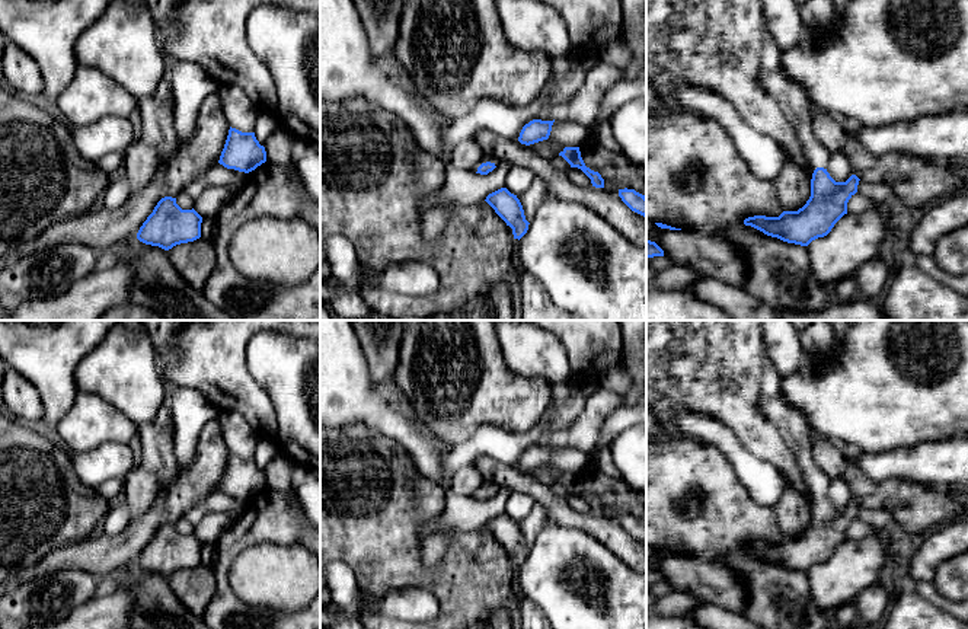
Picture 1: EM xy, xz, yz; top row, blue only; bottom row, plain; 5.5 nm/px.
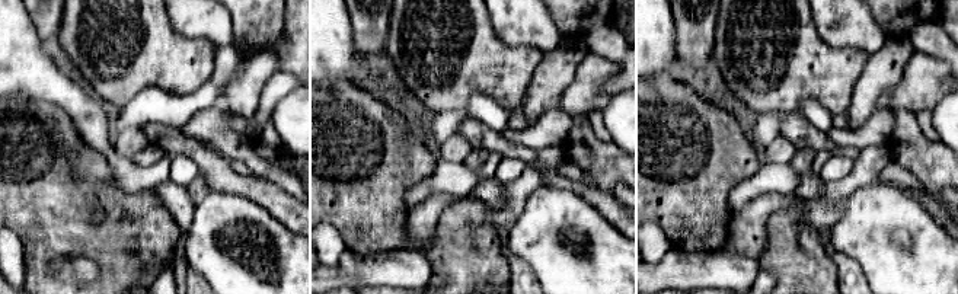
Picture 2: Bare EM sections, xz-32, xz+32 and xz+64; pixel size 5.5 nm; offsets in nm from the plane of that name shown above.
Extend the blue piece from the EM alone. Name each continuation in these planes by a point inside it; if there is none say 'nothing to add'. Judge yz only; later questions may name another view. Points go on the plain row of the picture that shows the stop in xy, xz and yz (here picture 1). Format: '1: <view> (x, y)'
1: yz (792, 424)

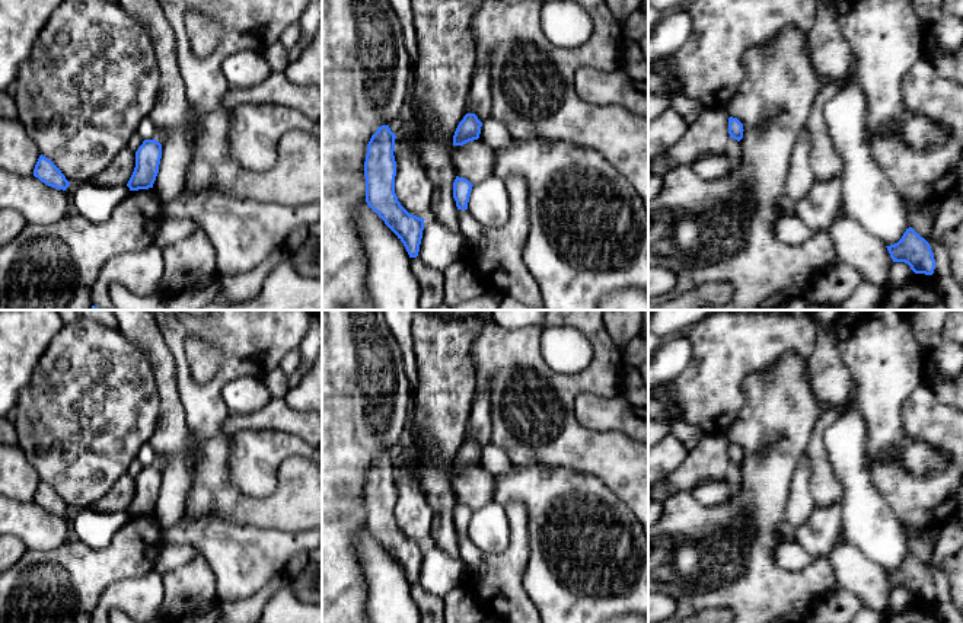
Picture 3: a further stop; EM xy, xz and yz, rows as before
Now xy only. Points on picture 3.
nothing to add

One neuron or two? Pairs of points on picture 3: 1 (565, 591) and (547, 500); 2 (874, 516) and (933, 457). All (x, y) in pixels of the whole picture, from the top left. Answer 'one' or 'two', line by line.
1: one
2: two

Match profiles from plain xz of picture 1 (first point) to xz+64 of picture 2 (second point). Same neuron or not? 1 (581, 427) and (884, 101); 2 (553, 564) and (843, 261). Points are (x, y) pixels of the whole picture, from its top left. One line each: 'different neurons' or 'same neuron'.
1: different neurons
2: different neurons

